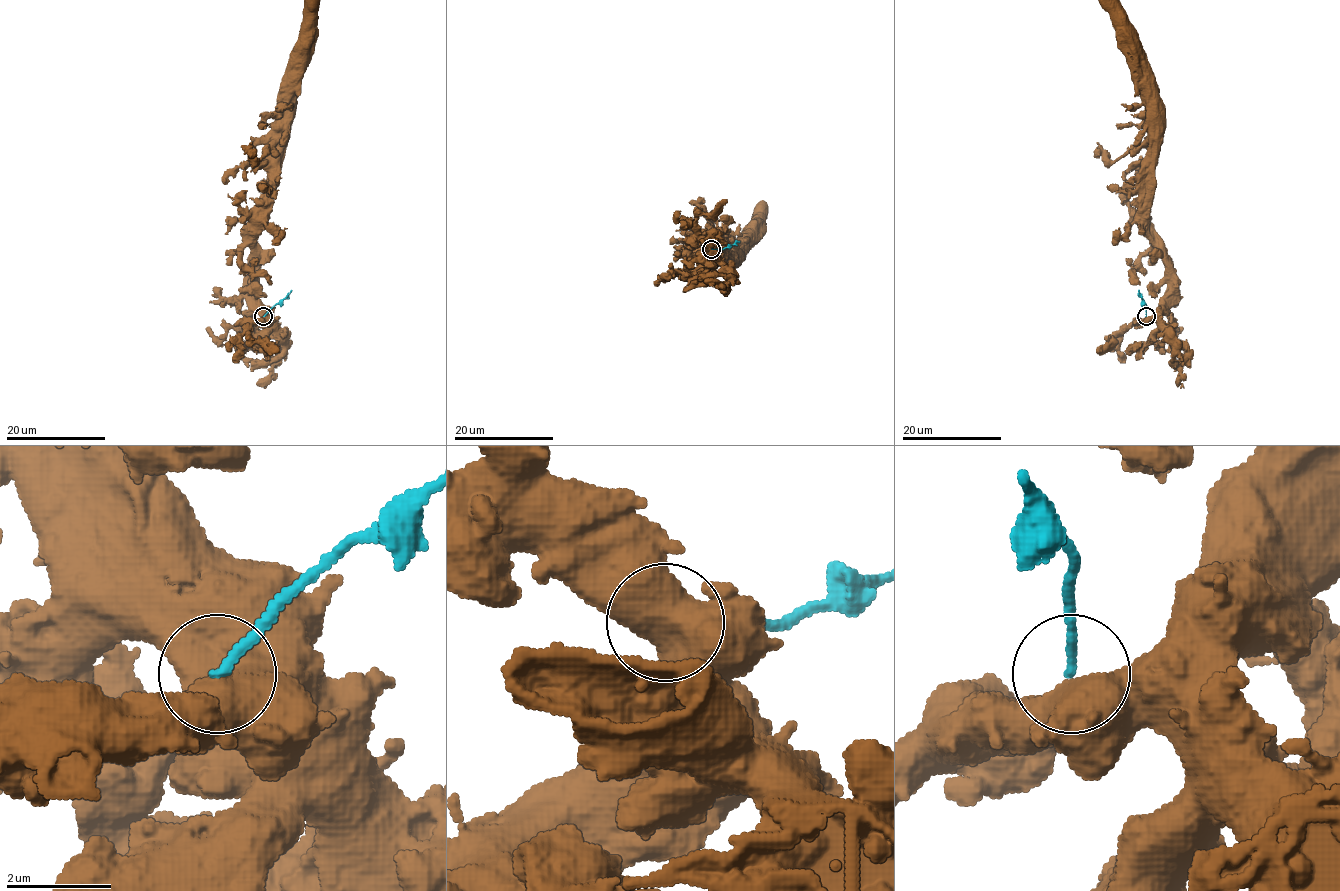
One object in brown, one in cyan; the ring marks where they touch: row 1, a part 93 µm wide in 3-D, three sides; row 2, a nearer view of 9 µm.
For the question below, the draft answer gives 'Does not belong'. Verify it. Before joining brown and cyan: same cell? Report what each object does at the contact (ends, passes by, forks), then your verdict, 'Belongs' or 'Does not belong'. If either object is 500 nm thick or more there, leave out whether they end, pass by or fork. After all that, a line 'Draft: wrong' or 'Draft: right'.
Does not belong
Draft: right

